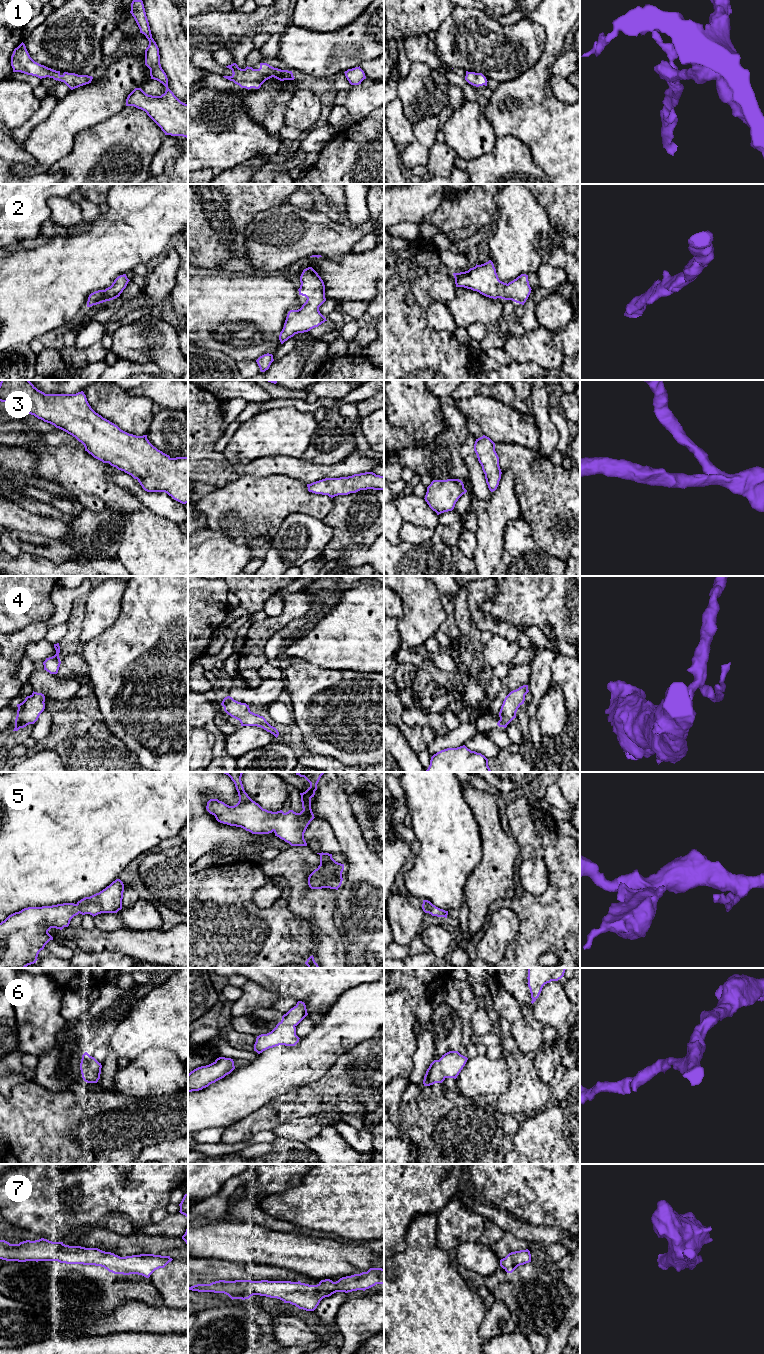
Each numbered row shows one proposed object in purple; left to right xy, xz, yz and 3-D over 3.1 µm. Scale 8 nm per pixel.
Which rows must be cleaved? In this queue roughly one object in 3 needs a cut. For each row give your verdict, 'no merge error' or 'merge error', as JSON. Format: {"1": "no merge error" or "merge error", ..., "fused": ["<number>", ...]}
{"1": "no merge error", "2": "no merge error", "3": "no merge error", "4": "no merge error", "5": "no merge error", "6": "no merge error", "7": "no merge error", "fused": []}

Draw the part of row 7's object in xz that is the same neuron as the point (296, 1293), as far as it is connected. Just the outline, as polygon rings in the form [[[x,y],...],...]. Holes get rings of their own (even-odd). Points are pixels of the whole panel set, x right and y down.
[[[370,1268],[367,1272],[340,1278],[333,1282],[321,1280],[317,1285],[291,1281],[219,1280],[210,1284],[197,1284],[188,1290],[198,1292],[224,1293],[233,1299],[249,1299],[253,1295],[277,1298],[299,1309],[314,1311],[320,1301],[336,1292],[352,1292],[384,1284],[384,1269]]]

